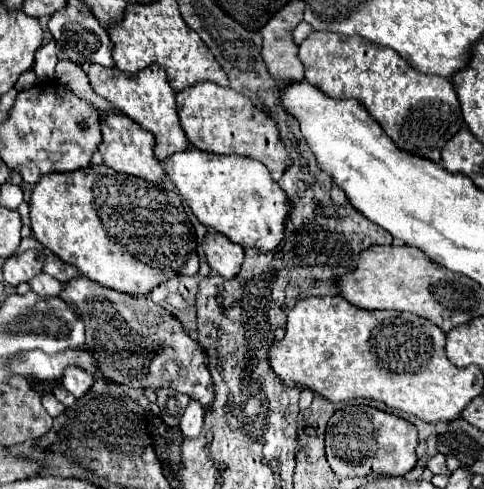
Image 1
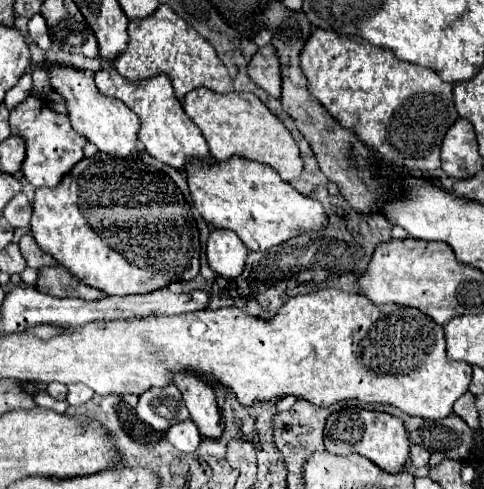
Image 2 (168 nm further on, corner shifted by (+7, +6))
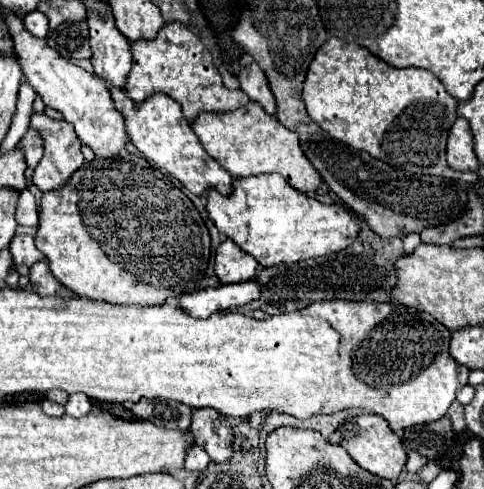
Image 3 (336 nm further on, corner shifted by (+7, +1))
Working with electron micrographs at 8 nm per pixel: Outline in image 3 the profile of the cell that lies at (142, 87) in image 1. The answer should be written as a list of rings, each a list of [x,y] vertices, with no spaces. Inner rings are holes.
[[[112,89],[110,93],[114,99],[114,107],[124,117],[124,125],[130,141],[153,167],[165,173],[172,173],[188,191],[192,191],[198,197],[202,195],[206,197],[208,191],[212,189],[222,195],[232,193],[234,179],[204,151],[200,139],[184,119],[182,109],[174,99],[170,99],[164,93],[156,93],[154,97],[148,97],[144,103],[136,105],[122,89]]]

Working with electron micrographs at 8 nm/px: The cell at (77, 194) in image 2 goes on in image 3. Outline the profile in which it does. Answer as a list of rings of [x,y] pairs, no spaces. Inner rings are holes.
[[[128,155],[126,159],[94,159],[90,163],[84,163],[66,185],[62,185],[60,189],[48,191],[42,195],[40,201],[40,223],[38,223],[38,233],[36,233],[36,247],[44,253],[44,257],[48,259],[48,267],[52,271],[52,275],[70,291],[74,291],[80,297],[88,297],[88,299],[100,299],[106,303],[118,303],[118,305],[162,305],[166,303],[166,299],[174,299],[180,293],[188,293],[196,289],[196,283],[200,283],[206,275],[208,269],[208,261],[210,261],[210,233],[198,213],[198,209],[194,207],[194,203],[182,193],[180,187],[174,185],[174,181],[162,173],[160,169],[152,167],[144,157],[140,155]]]

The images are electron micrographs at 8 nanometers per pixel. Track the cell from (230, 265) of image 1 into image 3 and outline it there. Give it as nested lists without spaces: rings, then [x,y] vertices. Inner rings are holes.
[[[226,239],[216,251],[214,271],[222,283],[242,283],[256,275],[256,261],[252,255],[244,253],[234,241]]]

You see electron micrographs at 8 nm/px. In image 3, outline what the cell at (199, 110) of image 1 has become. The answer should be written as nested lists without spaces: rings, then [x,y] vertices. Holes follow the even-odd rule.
[[[254,101],[230,113],[200,113],[192,129],[212,159],[218,161],[234,179],[260,173],[280,173],[294,189],[302,193],[316,191],[322,181],[318,171],[304,157],[296,133],[288,131],[274,115],[268,115]]]

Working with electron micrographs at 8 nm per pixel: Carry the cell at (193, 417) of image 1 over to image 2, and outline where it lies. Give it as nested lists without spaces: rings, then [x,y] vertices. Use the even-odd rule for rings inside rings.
[[[182,420],[180,424],[172,424],[168,428],[166,438],[182,452],[194,452],[200,444],[200,432],[192,420]]]

